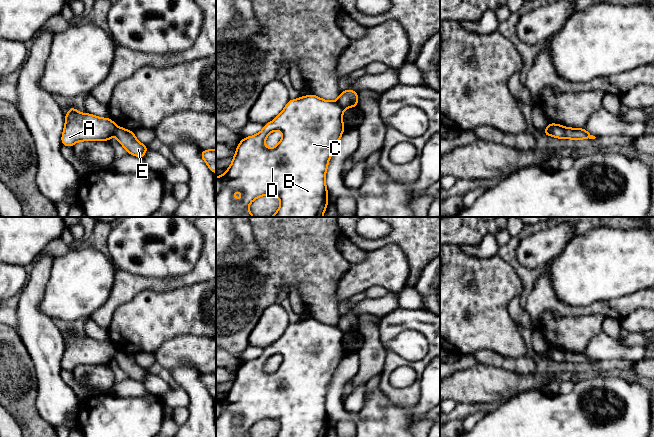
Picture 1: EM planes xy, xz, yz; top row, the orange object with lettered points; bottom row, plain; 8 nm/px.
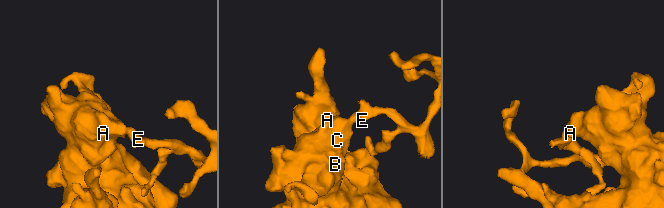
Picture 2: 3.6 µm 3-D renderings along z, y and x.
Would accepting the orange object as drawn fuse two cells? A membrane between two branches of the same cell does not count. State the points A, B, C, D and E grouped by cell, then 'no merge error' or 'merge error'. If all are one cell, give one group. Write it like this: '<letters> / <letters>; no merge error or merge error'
A B C D / E; merge error

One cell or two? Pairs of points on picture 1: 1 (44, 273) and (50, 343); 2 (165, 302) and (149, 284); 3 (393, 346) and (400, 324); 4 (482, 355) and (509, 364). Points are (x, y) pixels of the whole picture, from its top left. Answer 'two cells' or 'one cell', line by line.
1: one cell
2: two cells
3: two cells
4: one cell

